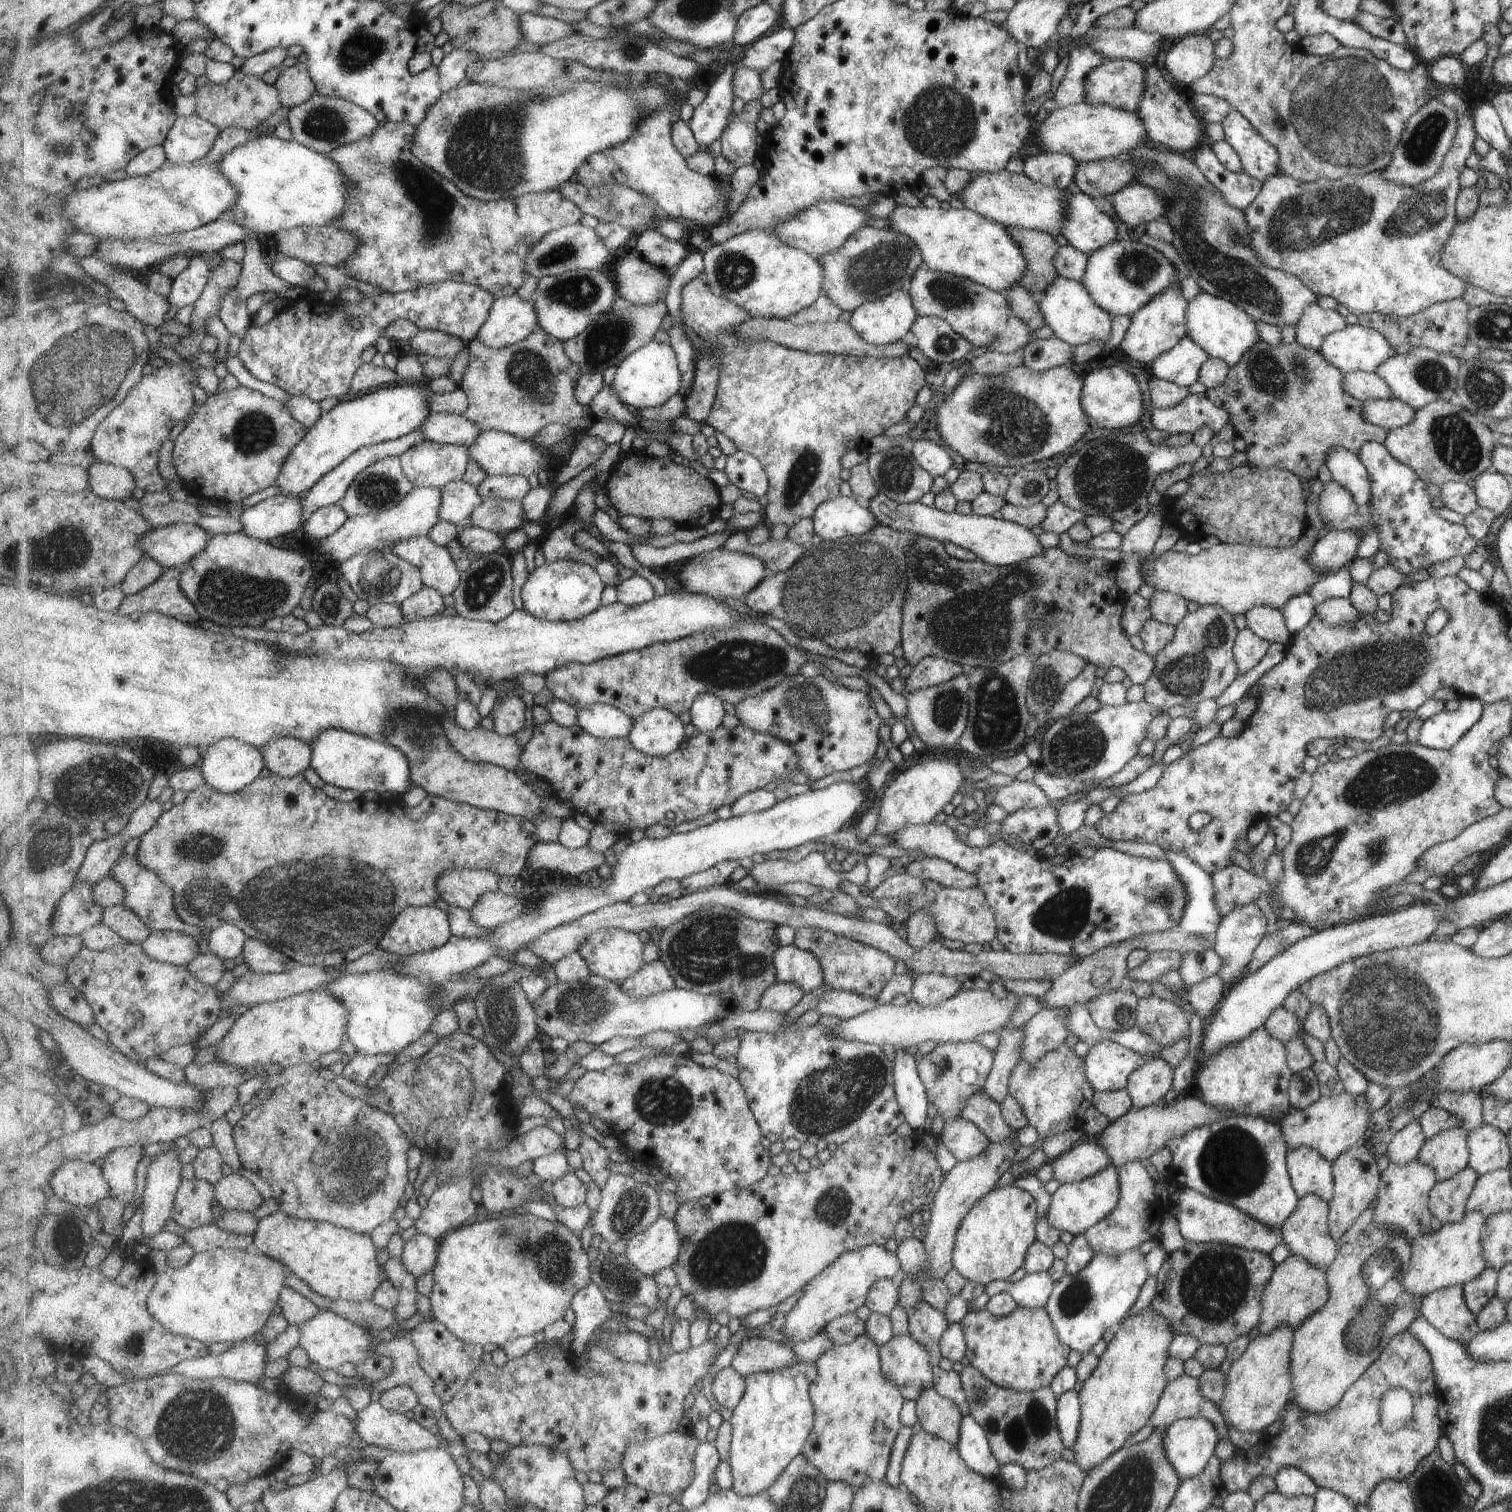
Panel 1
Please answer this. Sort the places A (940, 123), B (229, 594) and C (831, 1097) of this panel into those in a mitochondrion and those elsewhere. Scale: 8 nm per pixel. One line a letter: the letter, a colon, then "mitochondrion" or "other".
A: mitochondrion
B: mitochondrion
C: mitochondrion

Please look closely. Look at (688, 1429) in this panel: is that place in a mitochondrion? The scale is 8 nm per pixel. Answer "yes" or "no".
no

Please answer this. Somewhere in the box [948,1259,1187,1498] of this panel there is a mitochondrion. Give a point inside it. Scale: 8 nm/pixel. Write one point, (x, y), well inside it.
(1020, 1425)

